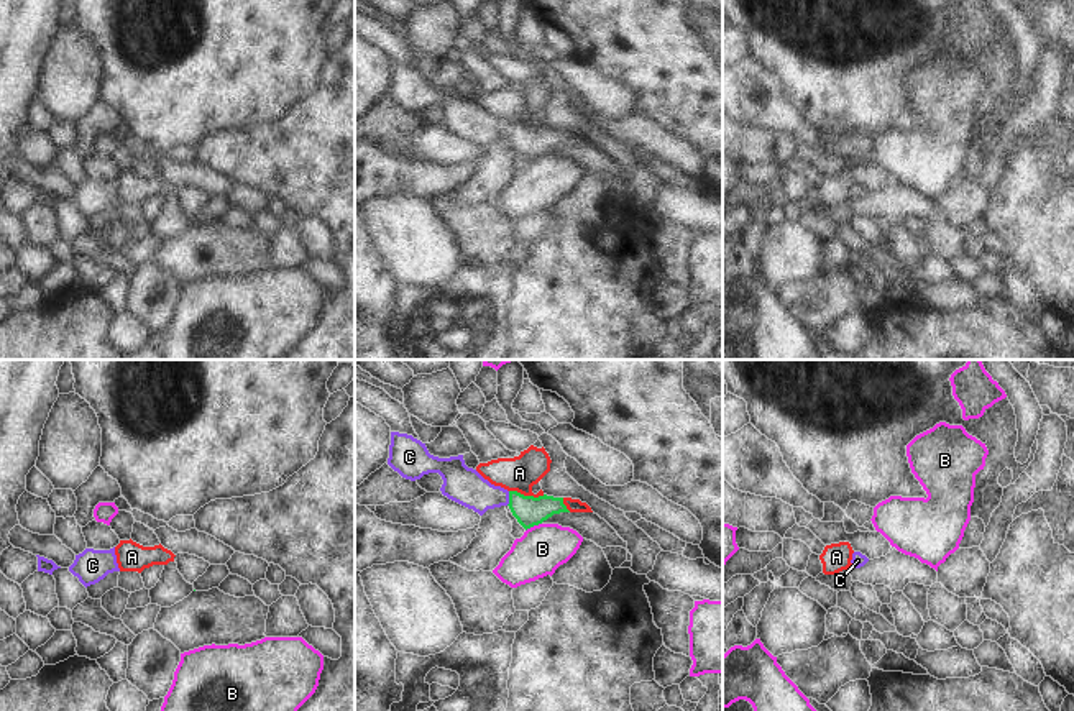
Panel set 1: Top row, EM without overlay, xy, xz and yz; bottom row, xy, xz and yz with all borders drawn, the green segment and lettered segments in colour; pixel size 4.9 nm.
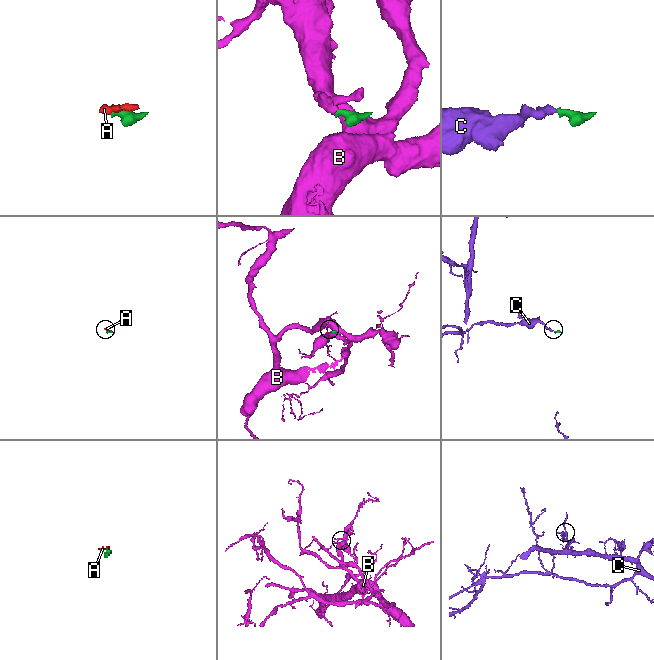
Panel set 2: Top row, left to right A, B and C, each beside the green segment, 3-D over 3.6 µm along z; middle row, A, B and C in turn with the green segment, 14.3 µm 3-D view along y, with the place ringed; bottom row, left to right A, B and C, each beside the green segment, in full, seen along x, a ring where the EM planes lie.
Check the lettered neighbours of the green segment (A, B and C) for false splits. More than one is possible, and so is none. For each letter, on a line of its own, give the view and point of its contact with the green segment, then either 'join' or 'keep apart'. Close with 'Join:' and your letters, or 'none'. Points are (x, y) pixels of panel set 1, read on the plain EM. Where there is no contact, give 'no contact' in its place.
A: contact xz (527, 128); keep apart
B: contact xz (532, 158); keep apart
C: contact xz (509, 130); join
Join: C

